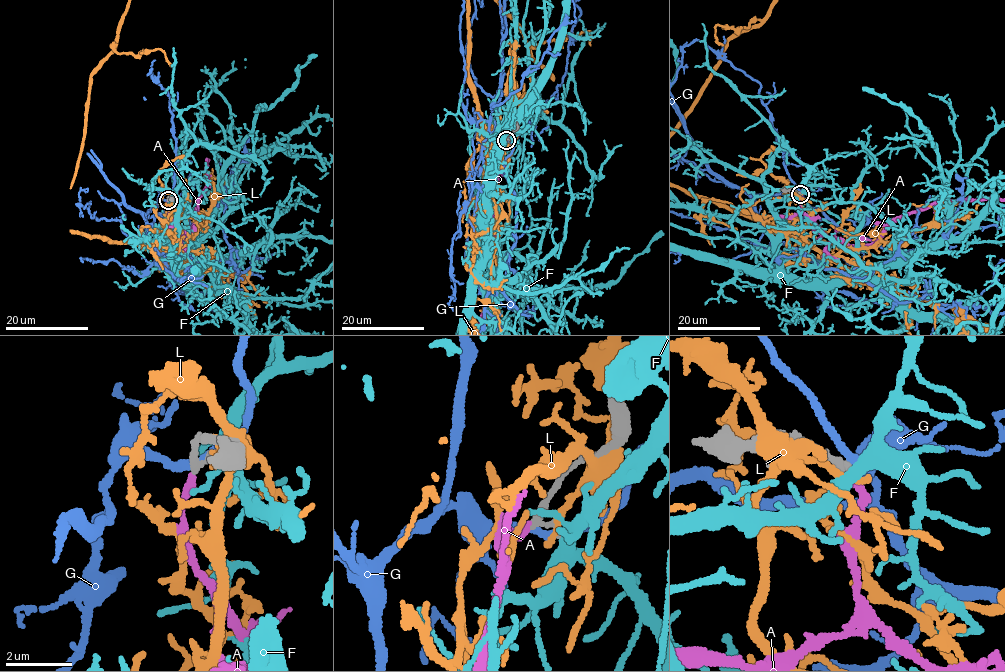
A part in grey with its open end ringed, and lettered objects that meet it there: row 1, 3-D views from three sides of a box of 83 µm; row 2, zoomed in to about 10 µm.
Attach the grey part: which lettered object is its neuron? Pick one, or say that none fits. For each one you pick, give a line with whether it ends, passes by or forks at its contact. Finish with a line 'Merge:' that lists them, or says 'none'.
A: it ends
Merge: A

